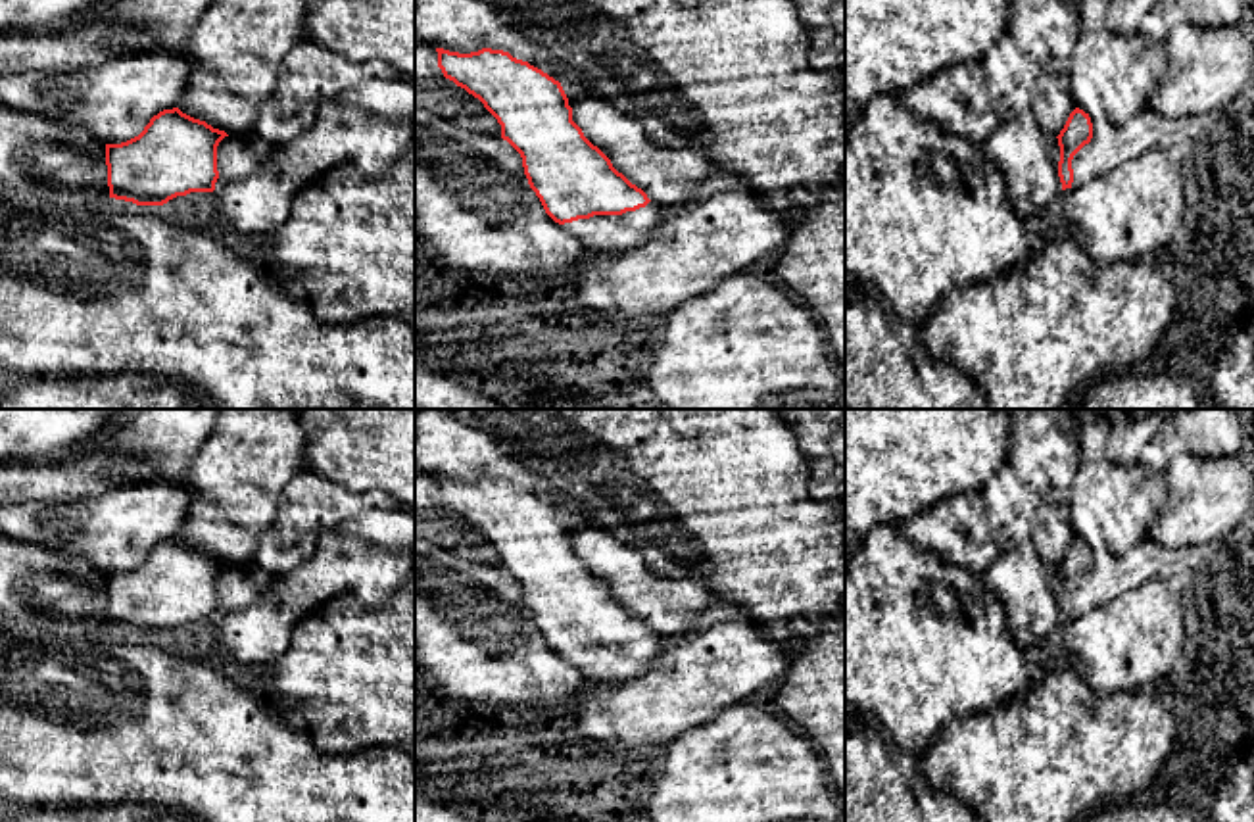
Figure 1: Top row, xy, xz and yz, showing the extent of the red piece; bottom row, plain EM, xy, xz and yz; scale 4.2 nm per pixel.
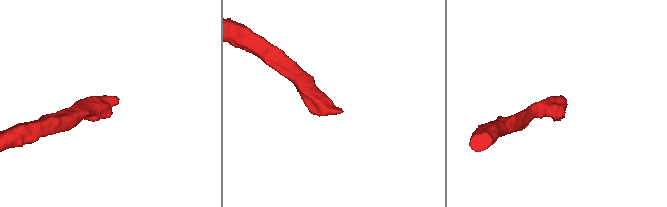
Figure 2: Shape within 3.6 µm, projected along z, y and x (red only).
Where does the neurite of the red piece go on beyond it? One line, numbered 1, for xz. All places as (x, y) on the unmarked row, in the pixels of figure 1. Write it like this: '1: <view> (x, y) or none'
1: xz (630, 661)

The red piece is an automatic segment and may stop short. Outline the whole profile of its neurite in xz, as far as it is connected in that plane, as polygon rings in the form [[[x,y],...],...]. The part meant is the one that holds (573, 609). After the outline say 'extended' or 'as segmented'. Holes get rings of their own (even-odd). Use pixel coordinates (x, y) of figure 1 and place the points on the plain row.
[[[436,478],[444,507],[478,528],[501,555],[501,568],[522,588],[530,618],[545,643],[580,670],[586,684],[628,684],[643,678],[659,661],[663,636],[618,603],[572,551],[572,538],[559,511],[513,488],[482,478],[470,484]]] | extended

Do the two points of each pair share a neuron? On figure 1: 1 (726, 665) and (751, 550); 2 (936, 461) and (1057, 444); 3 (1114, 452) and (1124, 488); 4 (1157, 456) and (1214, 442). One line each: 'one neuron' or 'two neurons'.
1: two neurons
2: two neurons
3: two neurons
4: one neuron

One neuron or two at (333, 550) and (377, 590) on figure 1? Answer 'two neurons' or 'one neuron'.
one neuron

